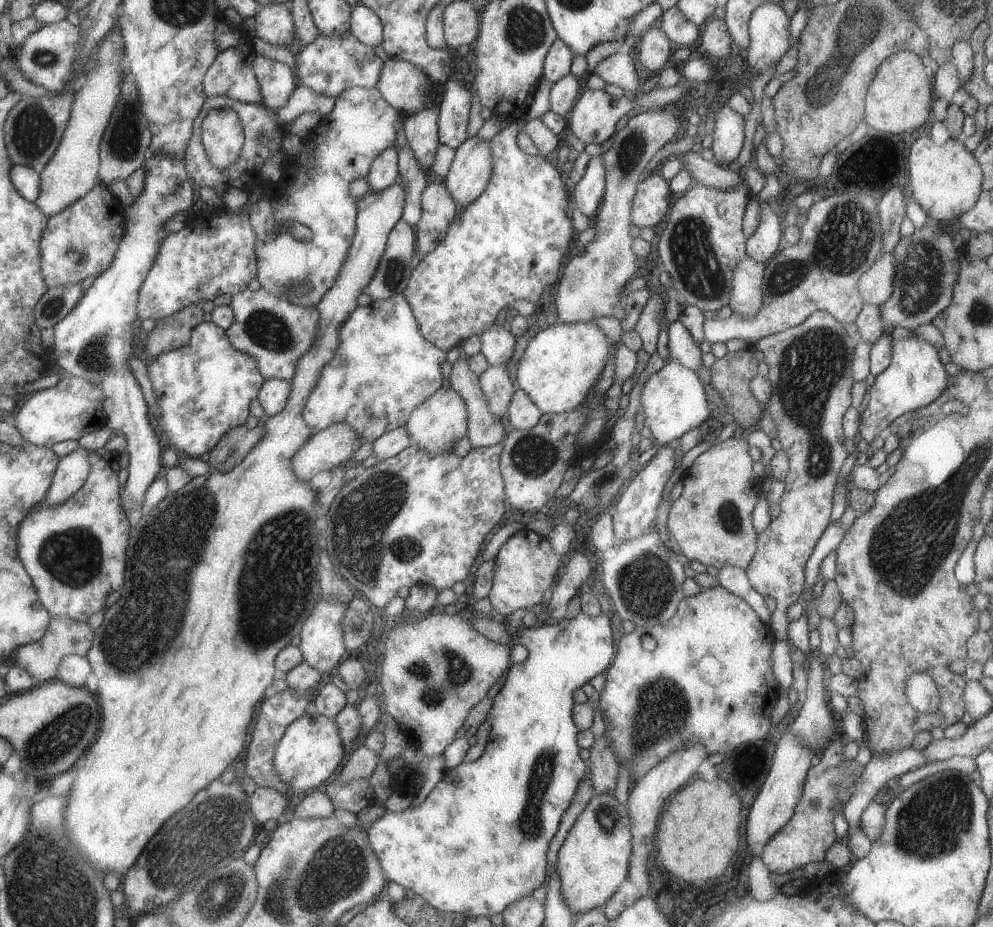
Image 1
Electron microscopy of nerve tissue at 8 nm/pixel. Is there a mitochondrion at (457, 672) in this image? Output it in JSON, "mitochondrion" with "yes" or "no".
{"mitochondrion":"yes"}

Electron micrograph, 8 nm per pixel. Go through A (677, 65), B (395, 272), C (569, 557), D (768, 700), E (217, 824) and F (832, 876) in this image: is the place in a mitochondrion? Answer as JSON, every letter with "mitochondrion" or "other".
{"A":"other","B":"mitochondrion","C":"other","D":"other","E":"mitochondrion","F":"other"}

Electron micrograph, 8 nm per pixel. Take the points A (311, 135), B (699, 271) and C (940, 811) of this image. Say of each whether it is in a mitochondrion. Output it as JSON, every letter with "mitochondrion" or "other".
{"A":"other","B":"mitochondrion","C":"mitochondrion"}

